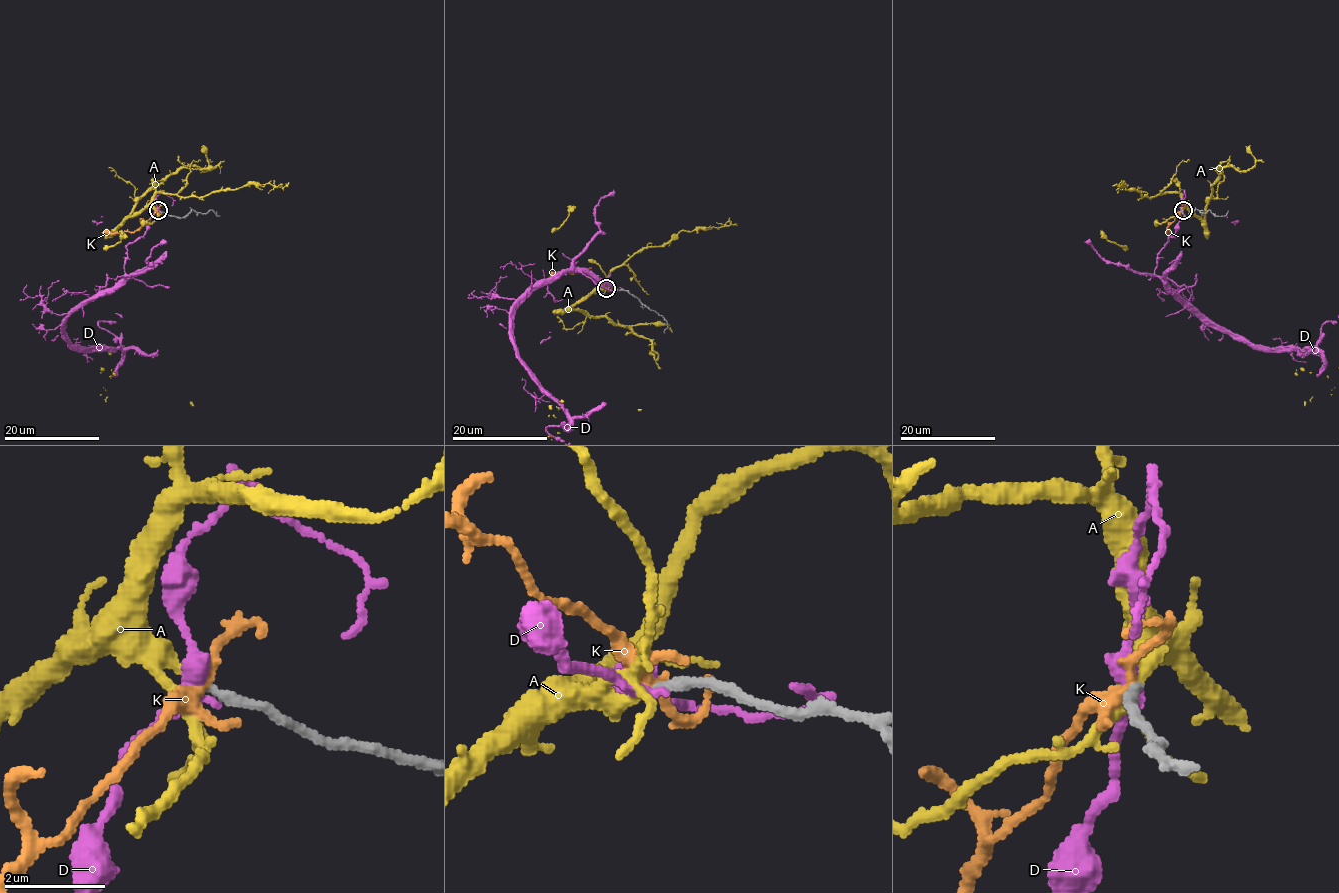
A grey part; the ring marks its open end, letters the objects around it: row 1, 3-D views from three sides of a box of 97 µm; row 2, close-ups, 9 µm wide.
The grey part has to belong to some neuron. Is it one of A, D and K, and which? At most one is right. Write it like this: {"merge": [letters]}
{"merge": ["A"]}

